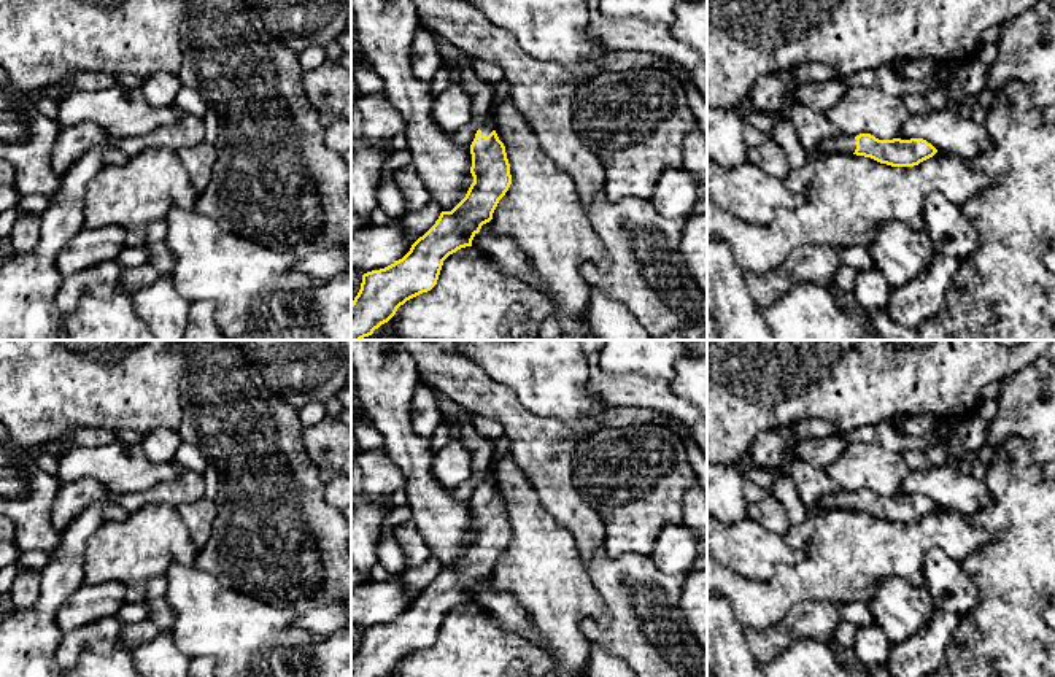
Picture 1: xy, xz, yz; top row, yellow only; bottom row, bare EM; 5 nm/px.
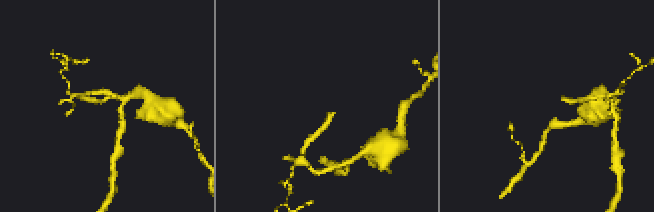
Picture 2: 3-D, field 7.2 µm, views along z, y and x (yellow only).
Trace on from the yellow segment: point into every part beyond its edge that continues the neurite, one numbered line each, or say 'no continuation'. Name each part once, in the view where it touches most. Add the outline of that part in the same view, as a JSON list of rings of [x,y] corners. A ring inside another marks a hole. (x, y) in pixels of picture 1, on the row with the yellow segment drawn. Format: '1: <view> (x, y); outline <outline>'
1: xz (501, 89); outline [[[502,79],[500,83],[497,83],[496,86],[494,86],[494,102],[493,102],[493,105],[491,105],[491,108],[489,108],[489,113],[488,113],[488,116],[486,116],[486,119],[485,119],[485,122],[483,122],[483,126],[481,126],[481,135],[489,135],[493,130],[494,130],[494,119],[493,119],[493,116],[491,116],[491,110],[494,108],[494,103],[497,102],[497,100],[502,100],[502,99],[505,99],[505,97],[508,97],[510,95],[510,89],[512,89],[512,84],[507,81],[507,79]]]

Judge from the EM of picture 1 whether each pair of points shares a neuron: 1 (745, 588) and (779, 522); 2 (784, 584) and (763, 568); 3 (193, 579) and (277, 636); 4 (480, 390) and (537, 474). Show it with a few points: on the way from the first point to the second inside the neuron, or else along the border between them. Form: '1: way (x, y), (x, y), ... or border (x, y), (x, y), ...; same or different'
1: border (792, 526), (784, 536); different
2: border (806, 555), (765, 580), (738, 574); different
3: way (213, 599), (250, 636), (256, 636); same
4: way (502, 407), (536, 441), (536, 452); same

